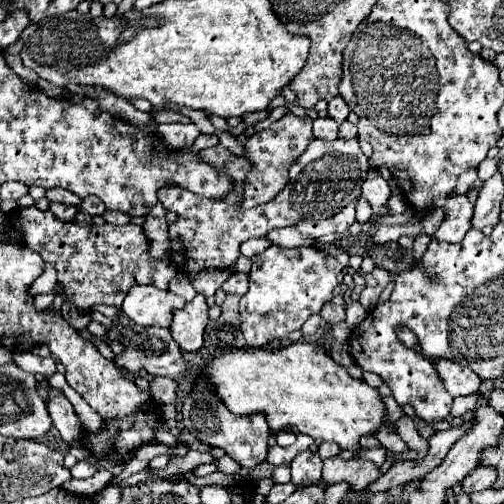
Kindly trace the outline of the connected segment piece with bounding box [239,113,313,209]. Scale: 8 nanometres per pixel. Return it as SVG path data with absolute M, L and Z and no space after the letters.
M287 113L271 129L257 131L247 139L243 157L251 163L251 169L243 185L243 199L239 207L251 209L257 205L265 205L279 195L281 187L289 183L289 167L293 165L293 159L297 159L297 155L301 155L301 151L305 151L305 147L313 141L311 125L313 121L309 117L297 117L293 113Z

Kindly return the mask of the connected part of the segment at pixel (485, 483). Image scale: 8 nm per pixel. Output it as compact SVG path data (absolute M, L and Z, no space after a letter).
M477 467L473 473L469 473L461 487L467 491L467 493L473 493L473 491L481 491L481 489L489 489L493 487L497 479L497 471L493 471L493 467Z

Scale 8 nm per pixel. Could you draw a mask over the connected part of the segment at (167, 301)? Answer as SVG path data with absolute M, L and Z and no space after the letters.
M131 287L125 297L121 311L141 327L169 327L173 321L173 311L183 307L185 299L179 299L171 291L161 291L157 287Z

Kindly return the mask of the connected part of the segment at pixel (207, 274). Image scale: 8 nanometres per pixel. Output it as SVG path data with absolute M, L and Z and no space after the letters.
M221 269L221 271L199 271L199 275L189 275L193 287L197 293L203 293L205 297L215 295L215 291L231 277L231 269Z

